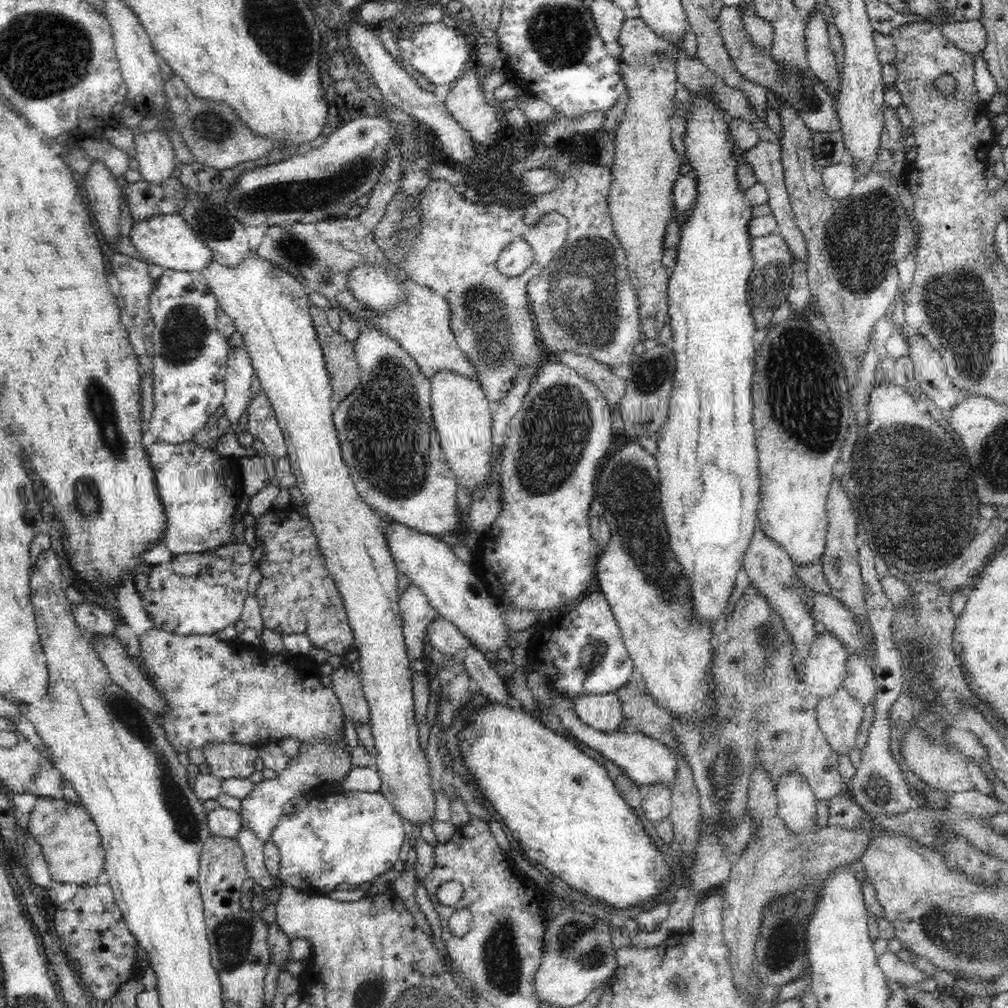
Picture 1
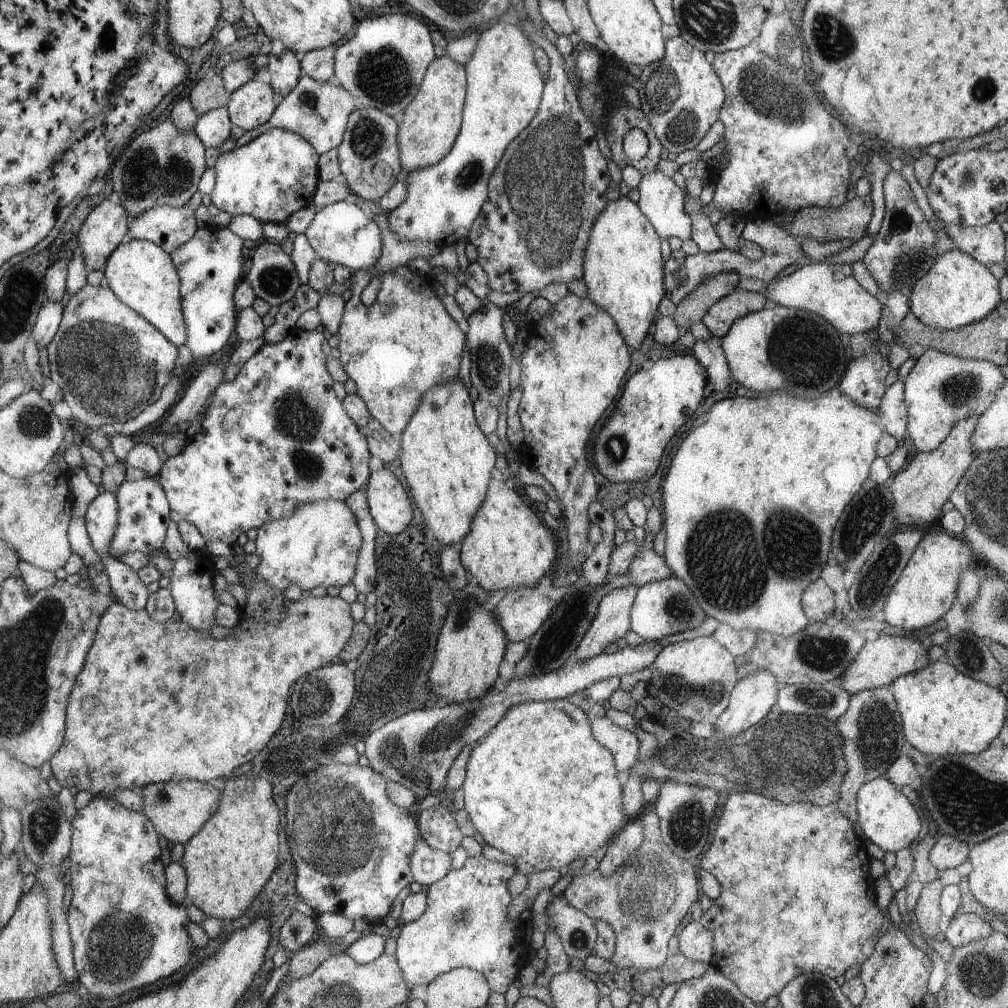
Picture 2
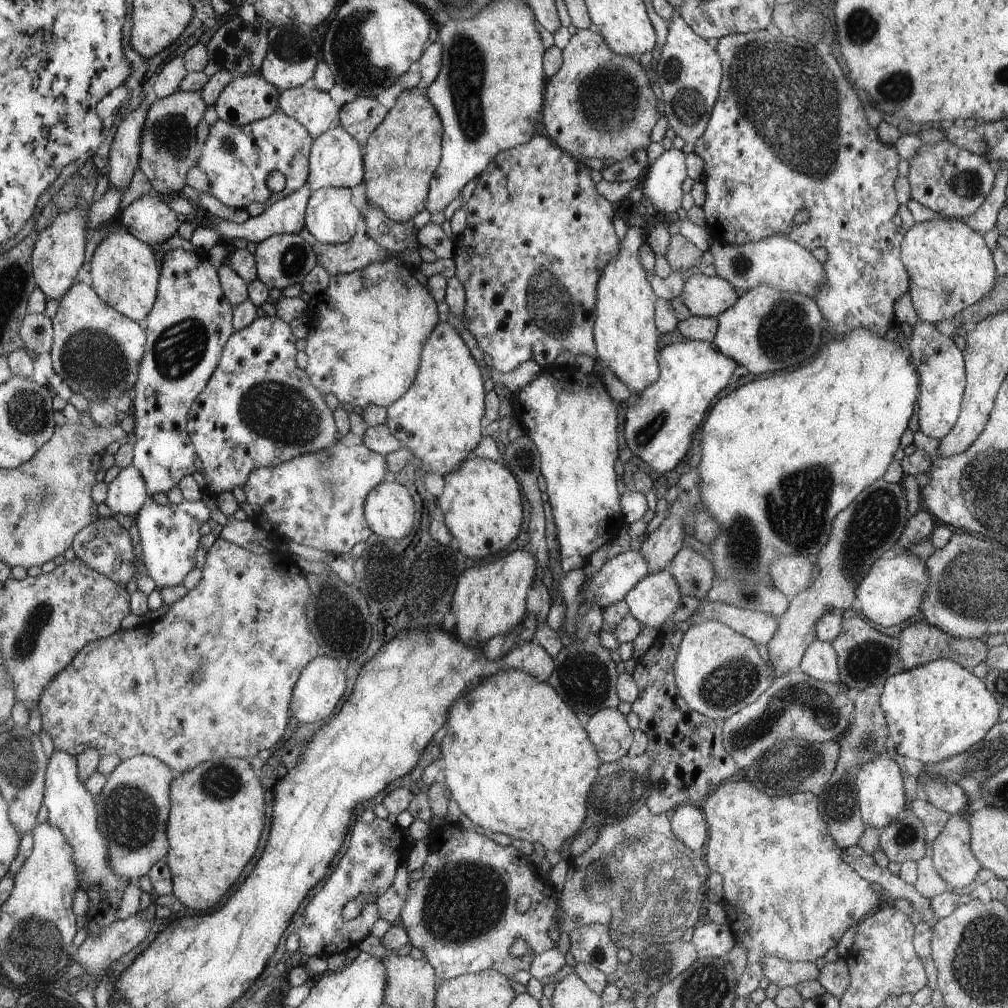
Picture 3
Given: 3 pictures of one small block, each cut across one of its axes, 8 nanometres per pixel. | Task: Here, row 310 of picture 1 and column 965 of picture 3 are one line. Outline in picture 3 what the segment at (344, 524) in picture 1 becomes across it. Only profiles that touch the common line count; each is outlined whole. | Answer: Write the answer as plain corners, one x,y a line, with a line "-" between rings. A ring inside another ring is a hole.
946,218
914,223
901,242
901,258
908,269
914,310
927,323
952,320
968,306
986,298
994,288
997,270
983,235
960,220

